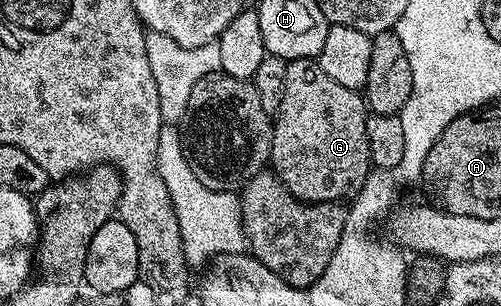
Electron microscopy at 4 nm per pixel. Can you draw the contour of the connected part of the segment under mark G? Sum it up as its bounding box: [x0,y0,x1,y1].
[269,59,373,203]

